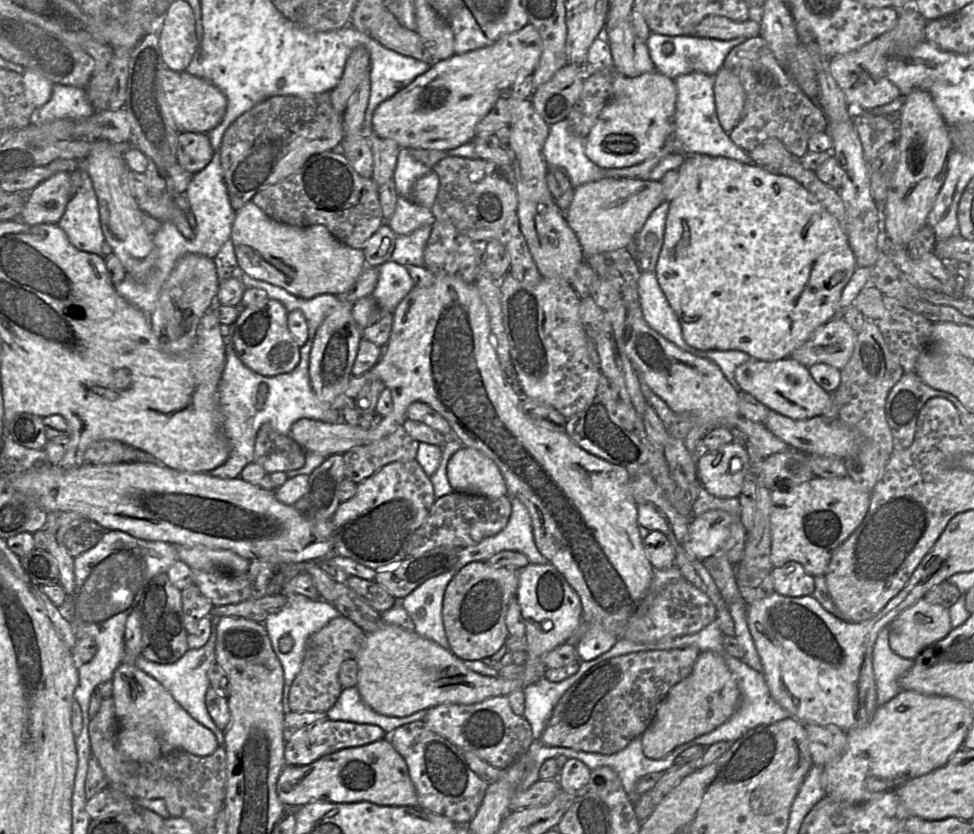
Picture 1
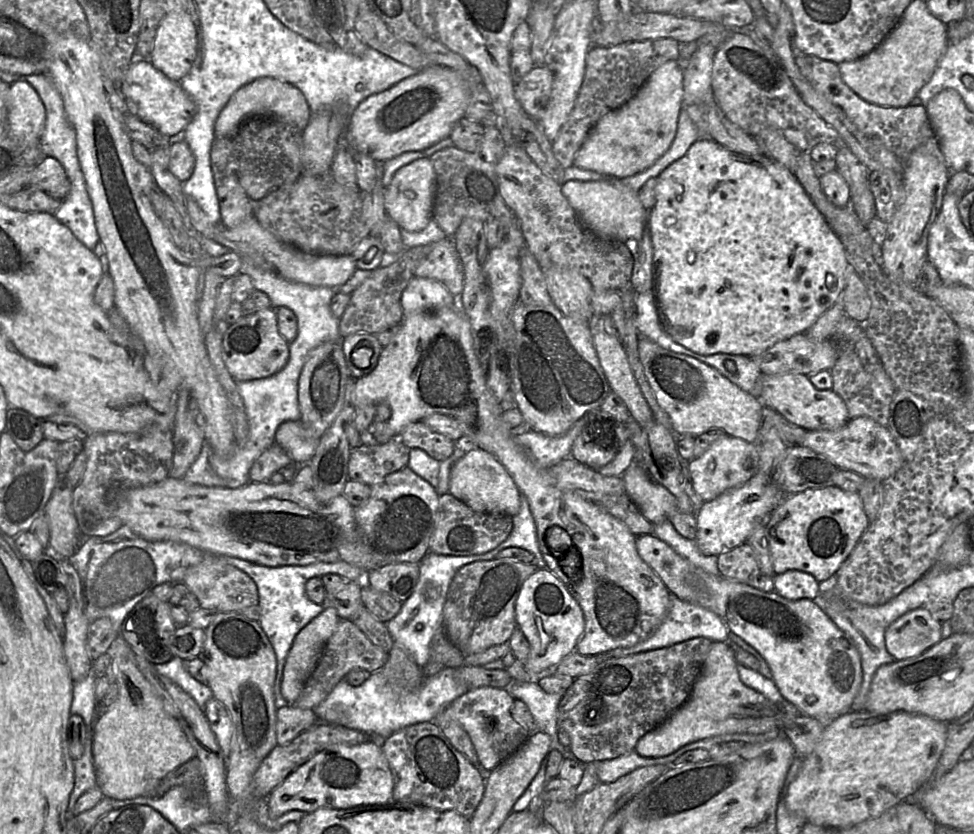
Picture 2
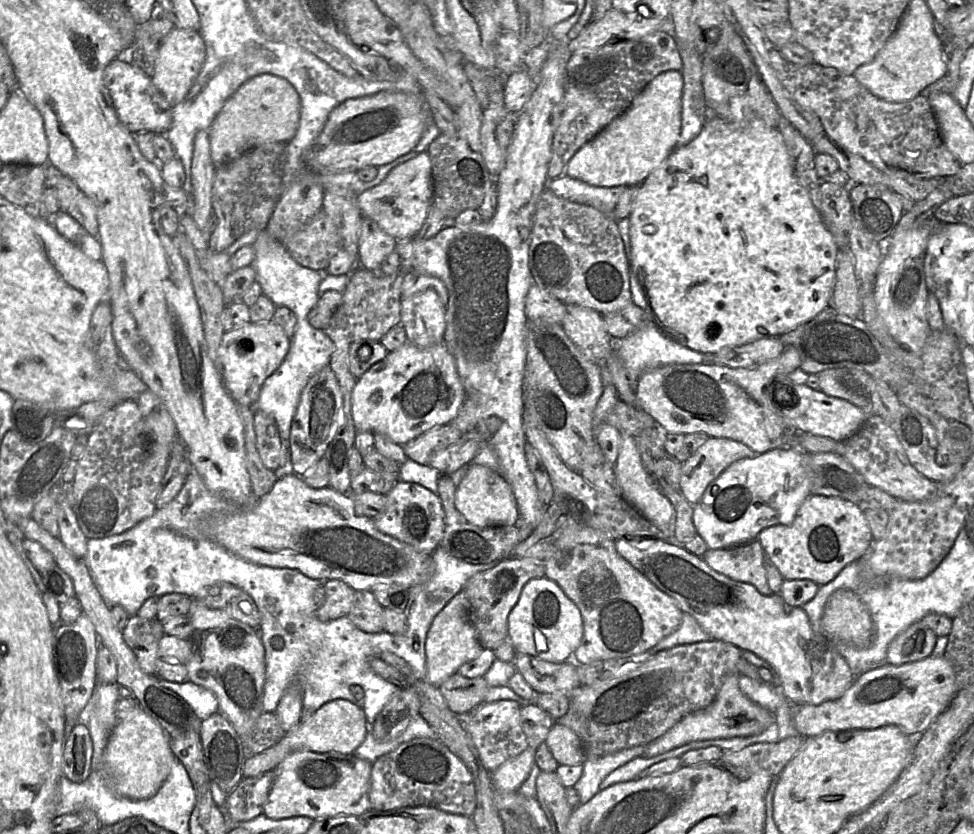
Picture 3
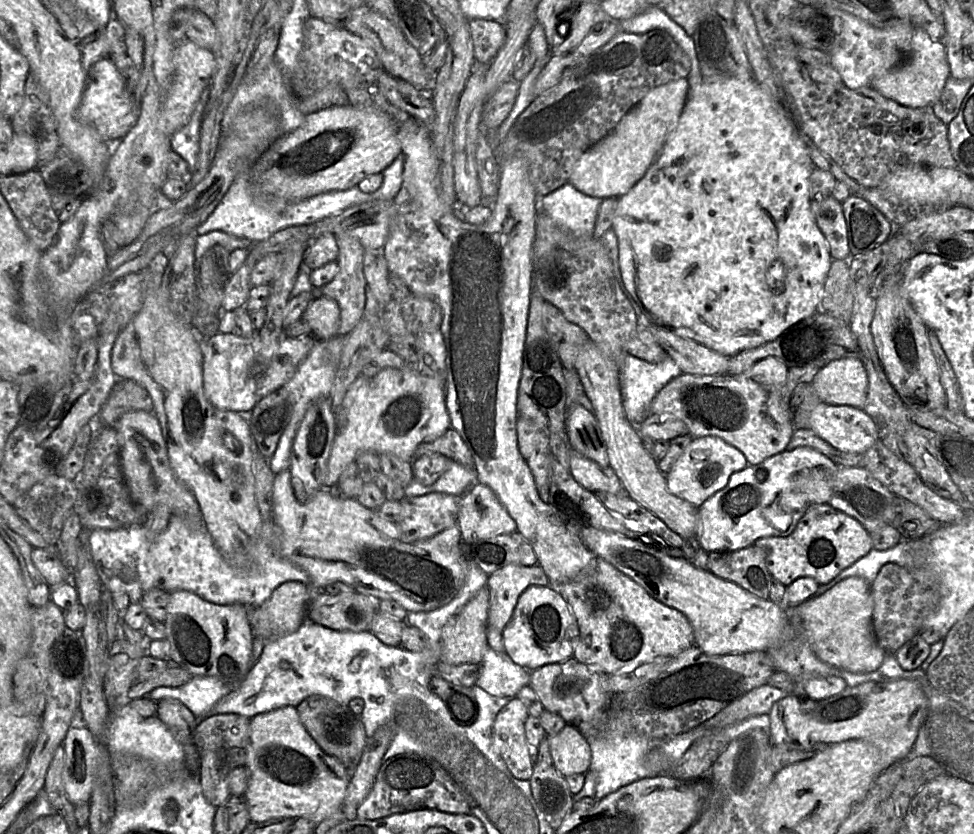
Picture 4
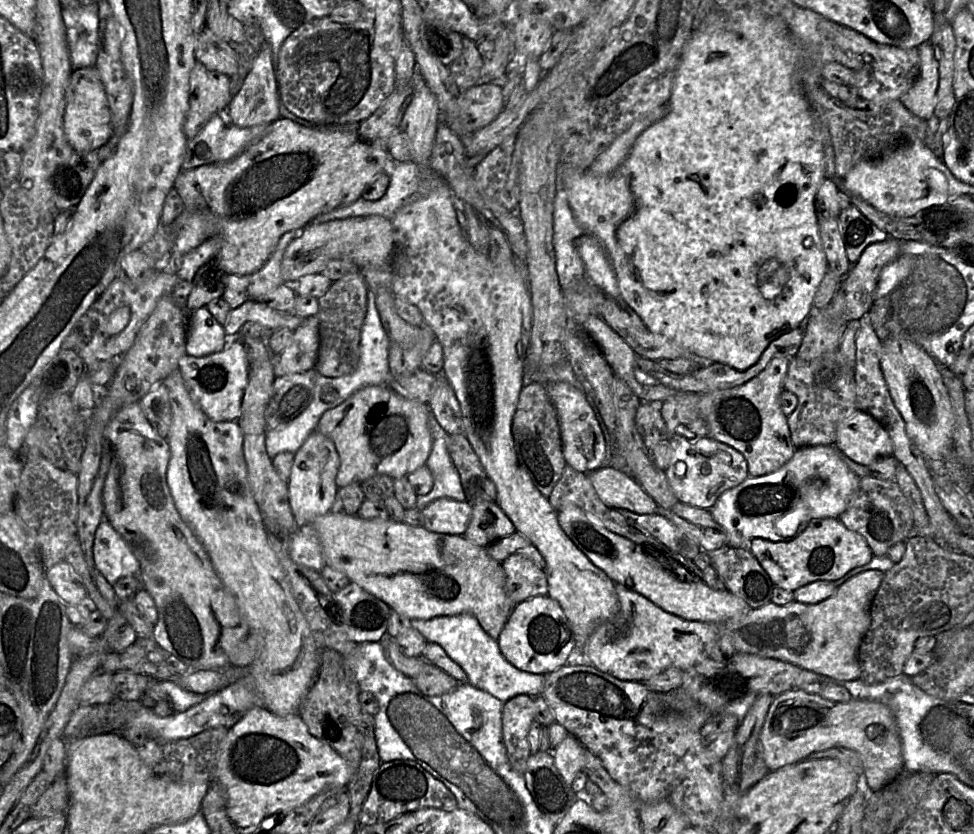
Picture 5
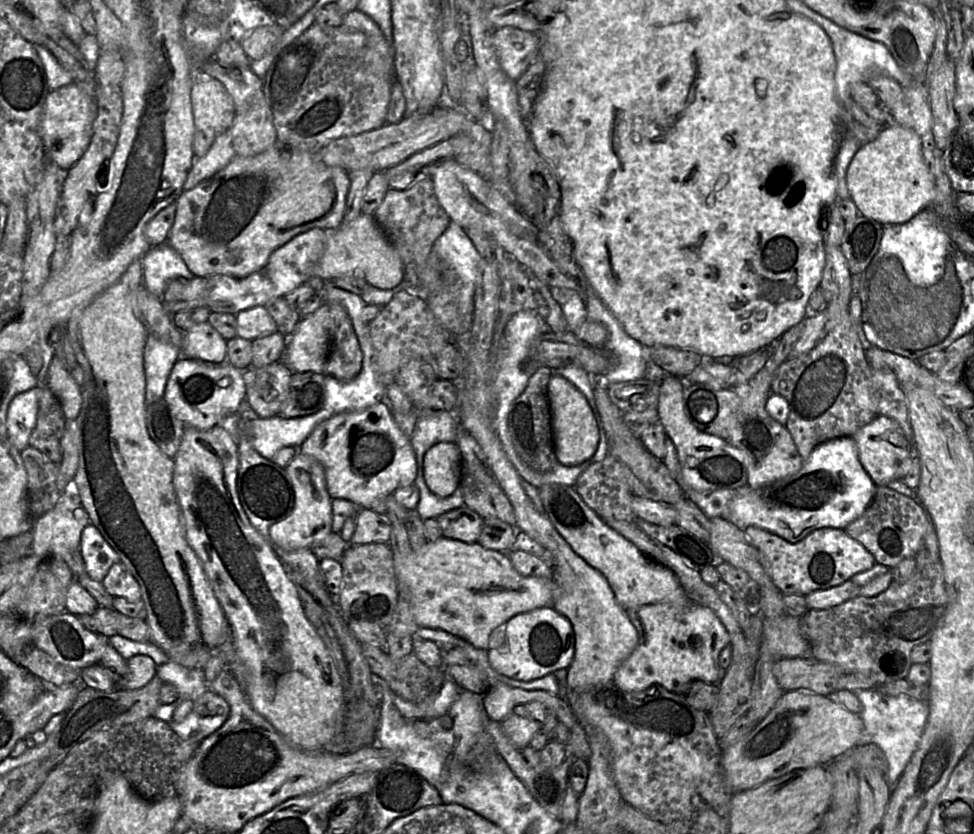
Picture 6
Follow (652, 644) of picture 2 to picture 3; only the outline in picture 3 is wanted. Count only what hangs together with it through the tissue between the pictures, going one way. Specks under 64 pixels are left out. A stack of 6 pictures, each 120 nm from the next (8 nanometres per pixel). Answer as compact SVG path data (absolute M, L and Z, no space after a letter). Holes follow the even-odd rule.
M683 613L679 627L660 640L656 645L646 650L644 654L649 653L650 657L658 651L660 652L678 645L697 643L709 639L711 639L710 636L703 631L697 621L690 614Z

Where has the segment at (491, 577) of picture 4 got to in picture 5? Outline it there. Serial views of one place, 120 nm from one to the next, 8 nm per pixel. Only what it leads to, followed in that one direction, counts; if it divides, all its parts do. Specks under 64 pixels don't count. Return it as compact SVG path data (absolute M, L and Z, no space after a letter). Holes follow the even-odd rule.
M513 554L501 565L505 576L506 594L512 608L526 599L547 594L548 584L544 569L528 557Z

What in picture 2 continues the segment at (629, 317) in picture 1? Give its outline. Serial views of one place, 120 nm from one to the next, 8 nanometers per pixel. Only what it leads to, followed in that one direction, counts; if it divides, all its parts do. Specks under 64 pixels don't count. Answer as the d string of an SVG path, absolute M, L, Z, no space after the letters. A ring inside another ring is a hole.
M640 335L638 354L645 378L658 404L670 417L674 434L698 436L719 429L749 443L756 441L763 420L763 404L759 399L743 391L712 366L662 348Z

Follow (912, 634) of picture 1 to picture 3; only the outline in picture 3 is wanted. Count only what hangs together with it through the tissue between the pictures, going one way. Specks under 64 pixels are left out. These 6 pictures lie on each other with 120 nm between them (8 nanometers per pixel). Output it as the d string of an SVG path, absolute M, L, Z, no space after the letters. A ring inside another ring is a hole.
M921 621L916 622L897 635L887 651L887 662L900 666L920 661L931 655L937 636Z

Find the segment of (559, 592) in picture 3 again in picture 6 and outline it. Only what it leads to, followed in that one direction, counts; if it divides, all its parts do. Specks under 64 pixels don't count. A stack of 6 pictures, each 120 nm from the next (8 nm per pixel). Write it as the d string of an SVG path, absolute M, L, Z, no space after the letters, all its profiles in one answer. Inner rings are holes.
M551 605L536 608L513 616L490 636L487 649L491 667L499 674L520 680L532 681L559 669L567 669L575 651L574 630L570 621Z

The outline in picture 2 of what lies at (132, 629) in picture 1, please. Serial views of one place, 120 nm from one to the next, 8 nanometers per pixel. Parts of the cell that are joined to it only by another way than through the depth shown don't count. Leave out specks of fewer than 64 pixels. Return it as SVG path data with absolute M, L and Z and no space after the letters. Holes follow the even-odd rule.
M119 635L107 651L115 668L116 701L100 710L94 723L92 756L96 784L103 797L129 800L152 797L160 781L195 757L195 750L178 722L169 716L151 683L140 672L132 647Z

